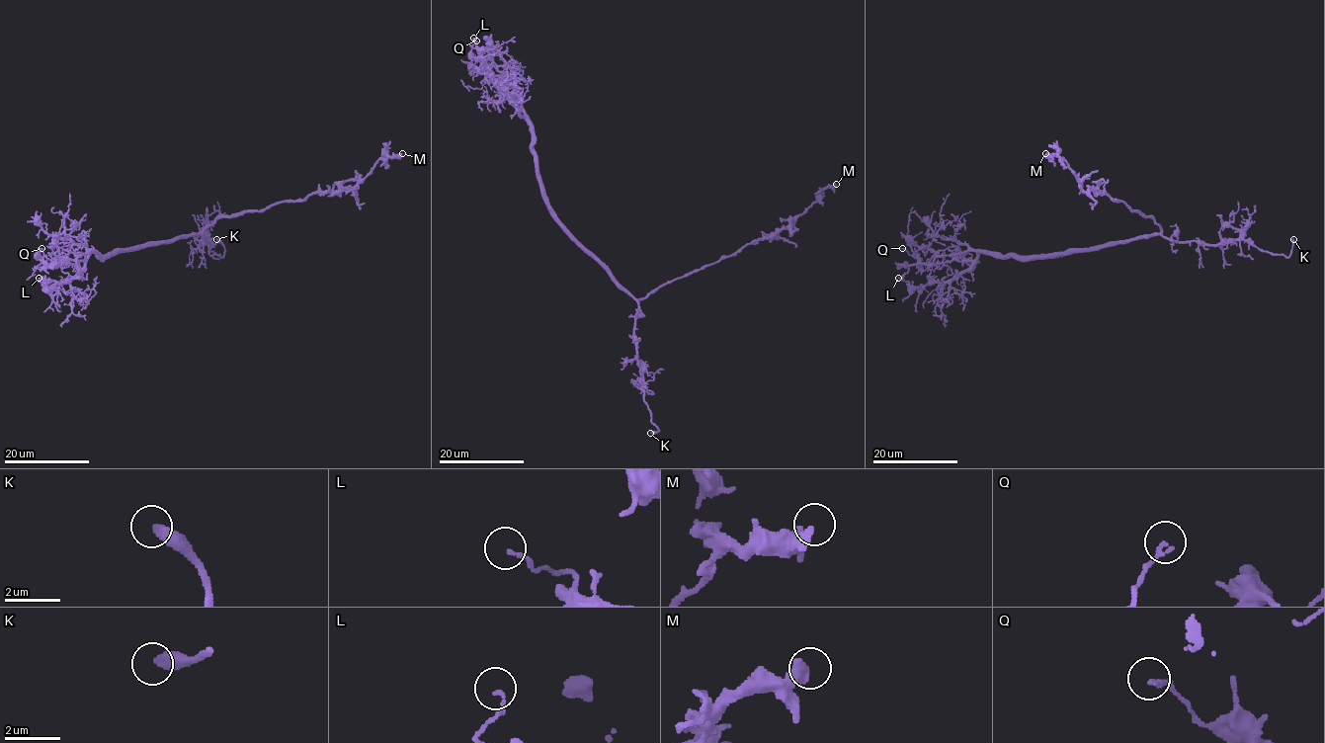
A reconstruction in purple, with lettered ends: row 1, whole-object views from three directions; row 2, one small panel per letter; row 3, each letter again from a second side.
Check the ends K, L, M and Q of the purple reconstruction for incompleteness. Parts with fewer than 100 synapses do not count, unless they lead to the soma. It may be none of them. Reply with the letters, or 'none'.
K

